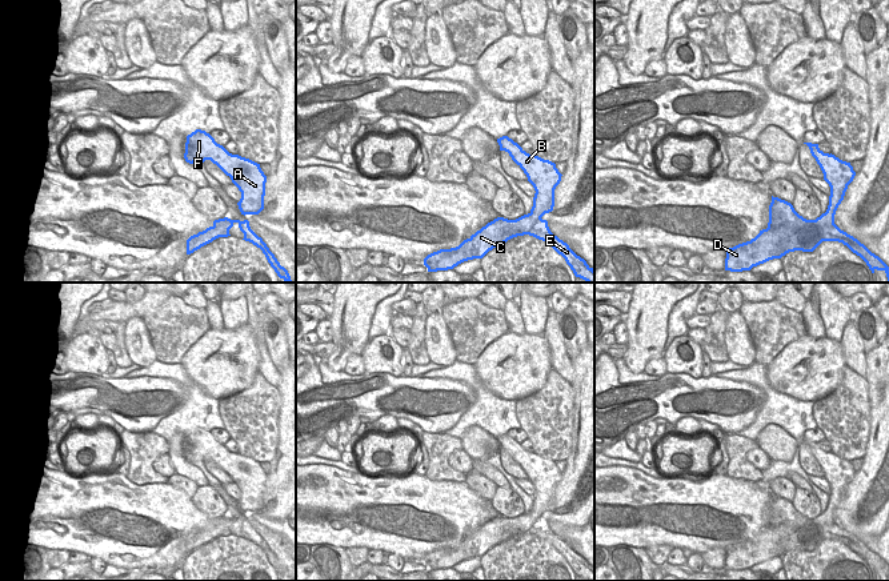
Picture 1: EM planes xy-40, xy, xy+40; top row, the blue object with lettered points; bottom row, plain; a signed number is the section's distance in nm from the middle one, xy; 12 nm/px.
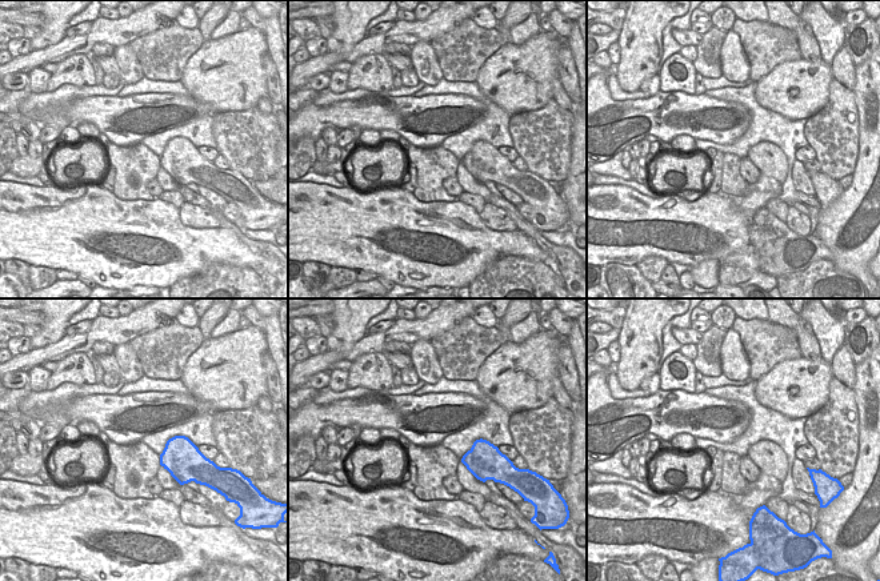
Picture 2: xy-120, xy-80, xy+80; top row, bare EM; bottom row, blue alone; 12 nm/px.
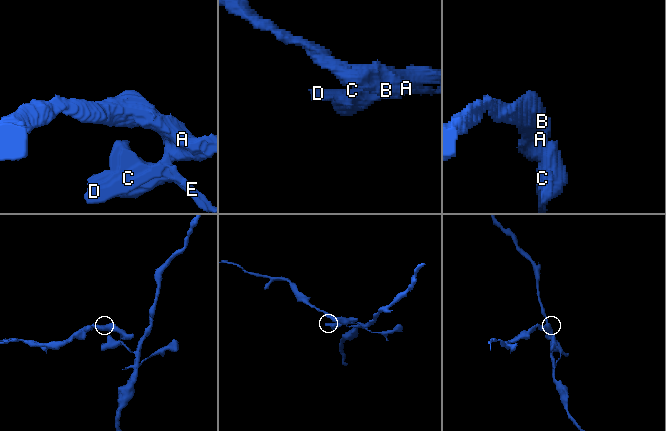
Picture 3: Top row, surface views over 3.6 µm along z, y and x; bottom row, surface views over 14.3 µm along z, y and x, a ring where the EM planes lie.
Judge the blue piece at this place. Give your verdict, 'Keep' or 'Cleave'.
Cleave.

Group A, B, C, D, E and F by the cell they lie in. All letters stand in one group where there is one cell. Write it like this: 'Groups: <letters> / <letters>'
Groups: A B F / C D E.

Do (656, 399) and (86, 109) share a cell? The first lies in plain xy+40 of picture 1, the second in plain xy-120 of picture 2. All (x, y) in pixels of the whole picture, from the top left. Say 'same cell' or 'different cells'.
same cell

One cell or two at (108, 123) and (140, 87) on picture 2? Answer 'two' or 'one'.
two

